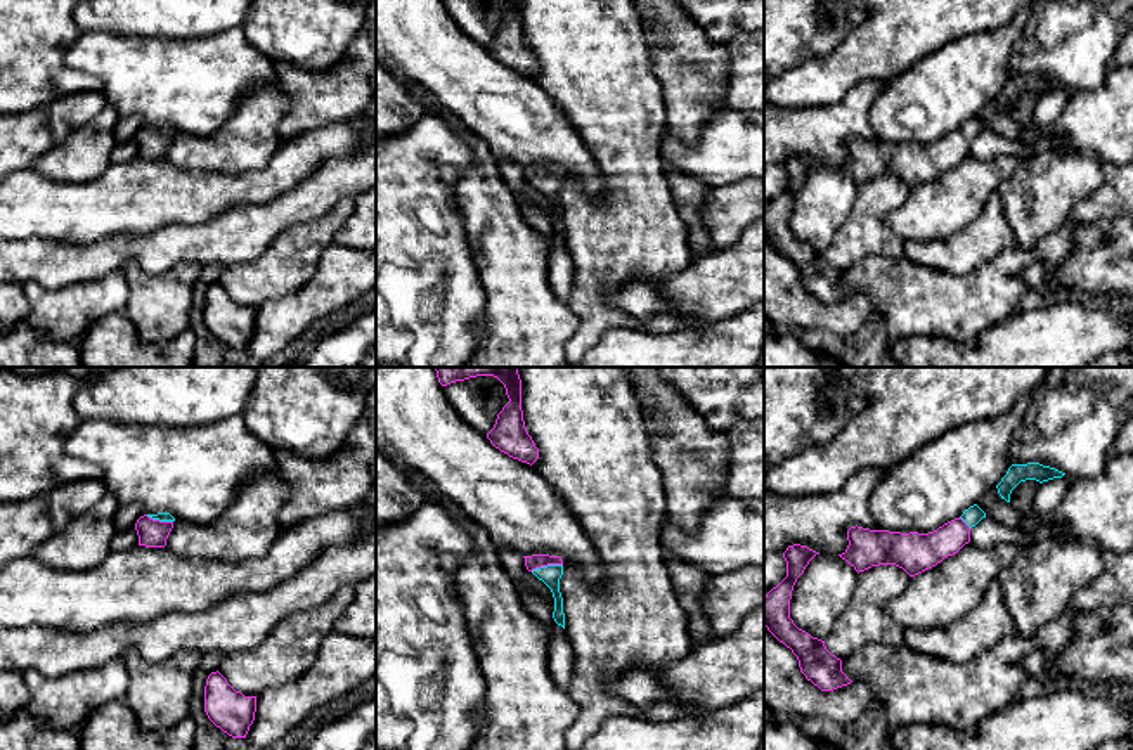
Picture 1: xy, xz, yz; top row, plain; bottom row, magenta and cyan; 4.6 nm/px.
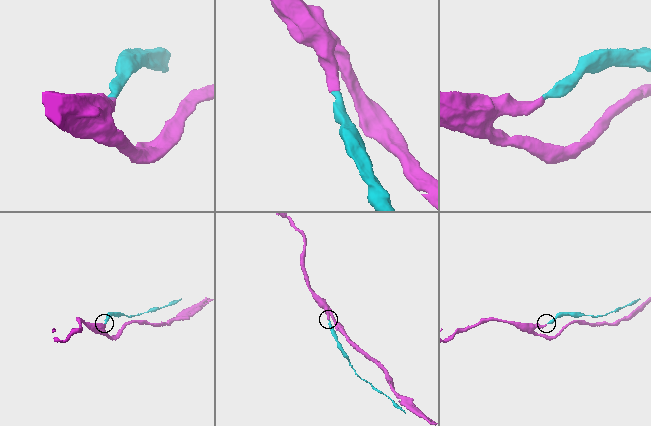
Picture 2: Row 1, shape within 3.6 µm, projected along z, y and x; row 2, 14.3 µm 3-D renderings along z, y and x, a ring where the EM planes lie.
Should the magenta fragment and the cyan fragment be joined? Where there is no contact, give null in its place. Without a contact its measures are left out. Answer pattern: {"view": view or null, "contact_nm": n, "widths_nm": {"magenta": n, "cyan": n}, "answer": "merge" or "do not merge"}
{"view": "xz", "contact_nm": 160, "widths_nm": {"magenta": 70, "cyan": 90}, "answer": "merge"}

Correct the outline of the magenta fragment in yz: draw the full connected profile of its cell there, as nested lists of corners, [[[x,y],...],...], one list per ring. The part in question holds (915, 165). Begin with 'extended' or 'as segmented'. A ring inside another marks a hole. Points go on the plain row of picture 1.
extended; [[[974,116],[960,130],[929,145],[870,142],[856,137],[847,142],[849,158],[838,168],[858,185],[878,177],[896,177],[915,189],[968,156],[970,140],[982,130],[986,125]]]

